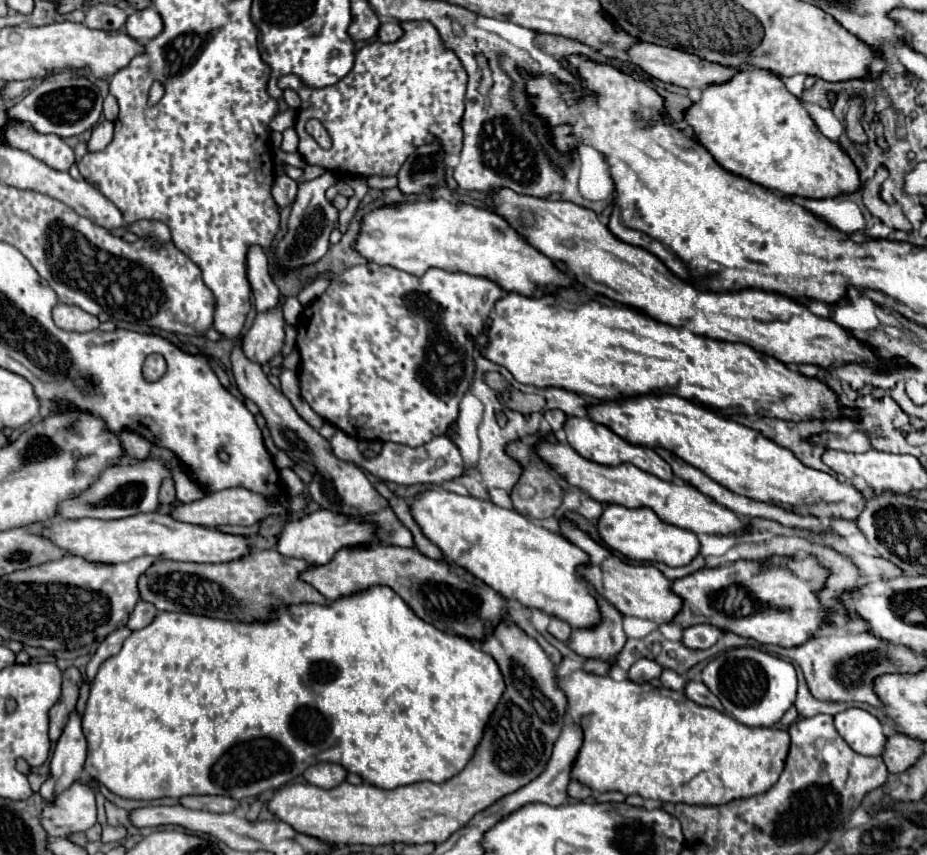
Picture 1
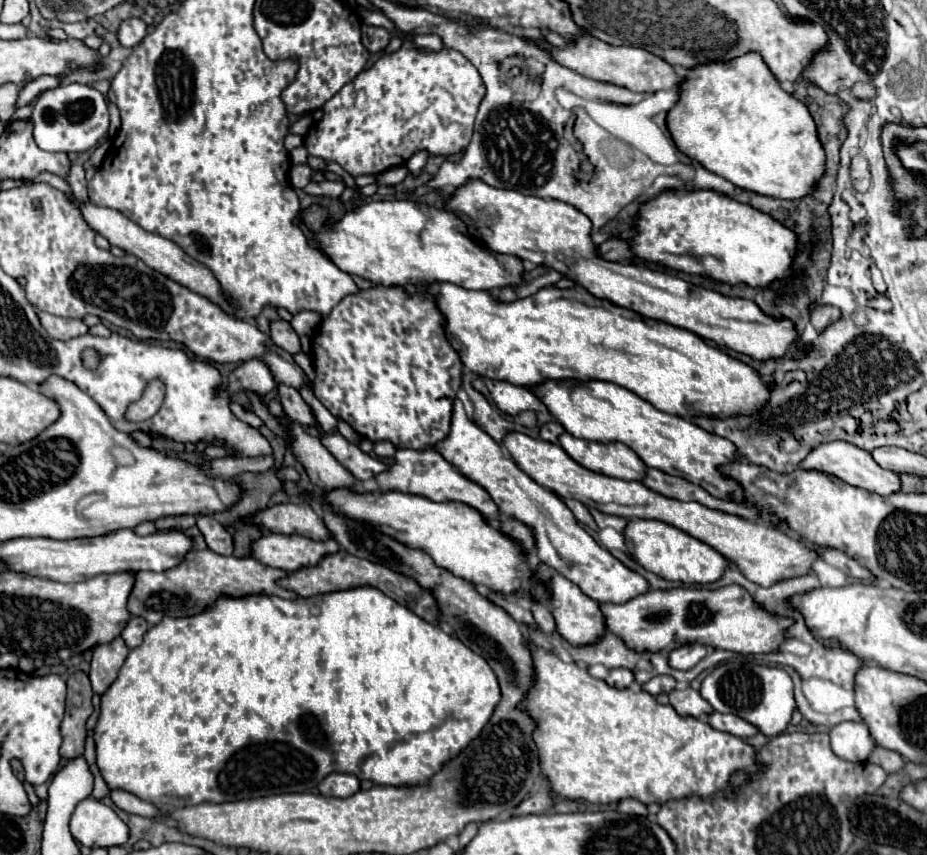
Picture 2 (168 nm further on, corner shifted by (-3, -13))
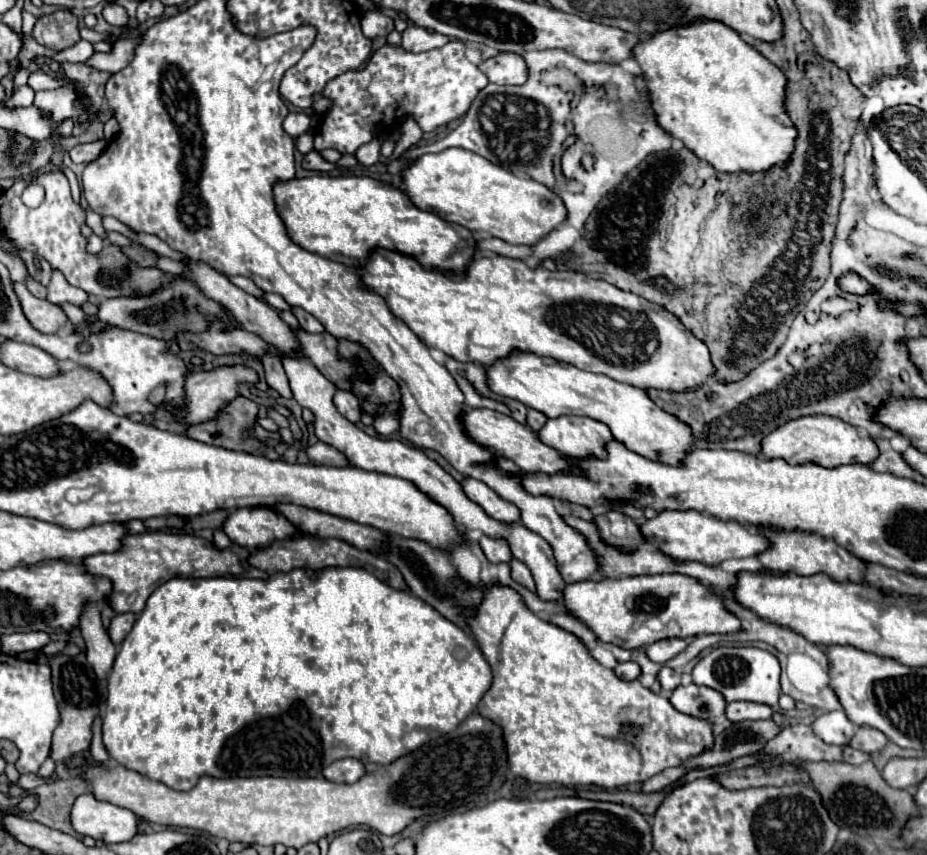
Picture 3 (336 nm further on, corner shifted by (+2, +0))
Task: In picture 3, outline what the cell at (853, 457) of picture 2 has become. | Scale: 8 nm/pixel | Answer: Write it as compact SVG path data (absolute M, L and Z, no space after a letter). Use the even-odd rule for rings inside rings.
M798 417L794 421L786 421L786 425L774 429L762 439L760 455L764 459L784 459L790 465L816 463L822 467L838 467L838 465L870 465L878 457L878 447L870 437L860 437L856 427L836 419L836 417Z

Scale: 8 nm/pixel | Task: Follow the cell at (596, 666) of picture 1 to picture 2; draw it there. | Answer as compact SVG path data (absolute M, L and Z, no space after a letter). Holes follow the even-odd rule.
M615 668L615 670L609 672L605 682L613 688L627 688L633 682L633 672L627 670L627 668Z

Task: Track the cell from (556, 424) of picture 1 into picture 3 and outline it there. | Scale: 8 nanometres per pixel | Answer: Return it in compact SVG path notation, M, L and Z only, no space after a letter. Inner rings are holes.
M528 409L528 415L526 415L526 423L528 423L528 427L532 427L534 431L538 431L544 423L546 423L546 415L544 413L540 413L540 411L534 411L534 409Z

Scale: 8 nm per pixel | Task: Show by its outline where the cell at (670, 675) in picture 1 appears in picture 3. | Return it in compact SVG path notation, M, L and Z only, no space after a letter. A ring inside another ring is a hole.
M694 683L680 685L678 689L674 689L670 703L680 713L686 713L698 719L706 719L706 721L714 721L726 711L726 699L722 697L722 693L710 687L694 685Z

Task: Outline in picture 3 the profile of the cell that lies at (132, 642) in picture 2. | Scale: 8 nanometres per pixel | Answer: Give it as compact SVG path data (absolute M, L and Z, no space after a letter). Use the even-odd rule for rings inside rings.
M122 613L112 619L112 623L108 627L108 635L114 645L120 645L124 641L126 633L130 633L130 629L134 627L134 621L136 621L134 613Z

